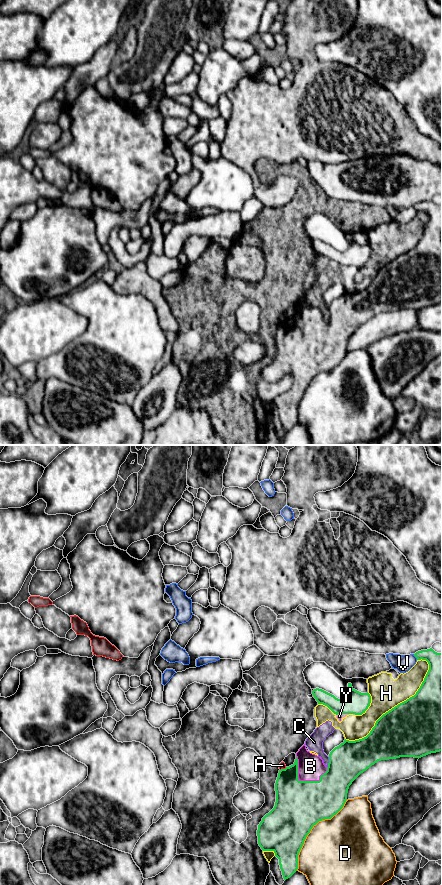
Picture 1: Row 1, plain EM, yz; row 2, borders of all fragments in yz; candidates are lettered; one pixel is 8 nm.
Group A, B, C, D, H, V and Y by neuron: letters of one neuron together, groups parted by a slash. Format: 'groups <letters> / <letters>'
groups A / B / C H Y / D / V

